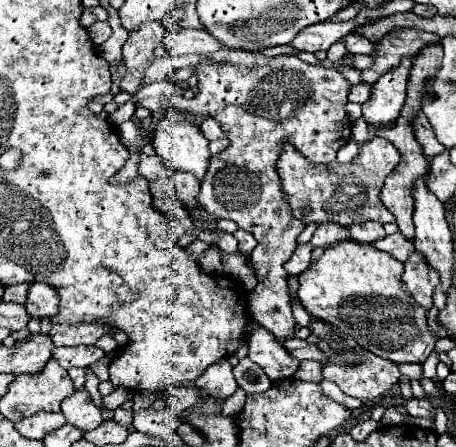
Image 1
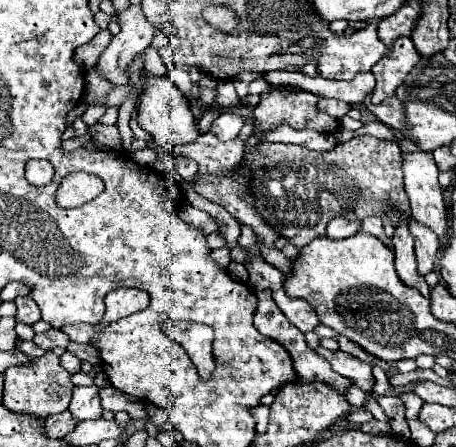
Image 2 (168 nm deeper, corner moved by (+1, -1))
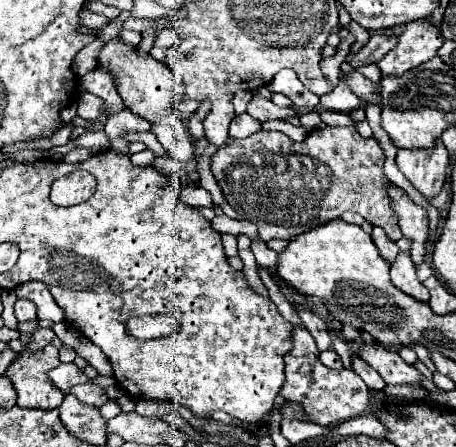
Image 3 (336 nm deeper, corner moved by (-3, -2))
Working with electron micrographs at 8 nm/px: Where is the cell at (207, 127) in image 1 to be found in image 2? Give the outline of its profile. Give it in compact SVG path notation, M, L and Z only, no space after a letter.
M227 112L227 114L221 114L221 116L213 122L211 132L215 132L215 136L221 138L221 140L233 140L233 138L237 138L239 130L243 128L243 124L245 124L245 118L243 118L243 116Z

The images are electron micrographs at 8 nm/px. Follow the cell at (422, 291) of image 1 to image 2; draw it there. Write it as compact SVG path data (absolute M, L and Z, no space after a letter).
M409 220L409 232L415 238L415 256L419 264L419 274L425 276L433 270L437 252L439 252L439 238L433 230L423 226L417 220Z

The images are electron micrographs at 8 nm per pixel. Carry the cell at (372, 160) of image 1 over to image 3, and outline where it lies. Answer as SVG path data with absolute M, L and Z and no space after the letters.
M325 127L307 133L305 141L301 143L291 141L279 131L257 131L257 135L251 135L247 139L229 139L227 147L221 147L211 157L211 169L229 205L239 213L241 219L251 221L259 227L259 237L263 241L291 241L319 225L337 219L345 211L363 215L371 225L383 227L389 239L399 241L403 235L391 207L391 197L387 195L387 187L391 187L393 183L383 173L383 161L385 153L375 137L363 139L349 127Z

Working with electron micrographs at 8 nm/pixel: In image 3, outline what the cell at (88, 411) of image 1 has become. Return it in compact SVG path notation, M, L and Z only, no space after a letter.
M93 383L71 387L71 395L75 395L81 403L87 403L87 405L93 405L93 407L101 407L109 401L107 393L101 387L93 385Z

